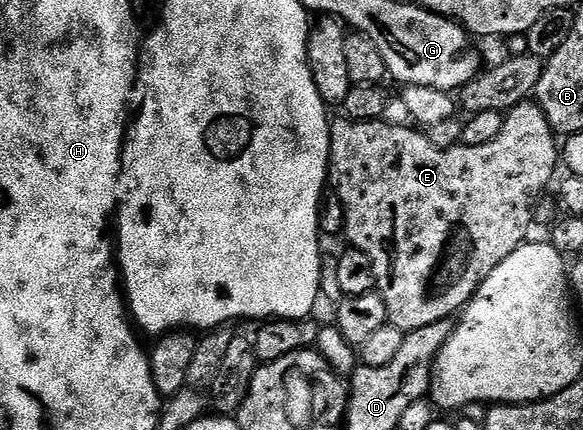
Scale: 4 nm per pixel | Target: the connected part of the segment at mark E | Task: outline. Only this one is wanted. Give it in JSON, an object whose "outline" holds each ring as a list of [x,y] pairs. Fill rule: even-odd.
{"outline":[[[526,101],[512,107],[505,115],[505,127],[499,133],[499,137],[495,137],[495,141],[487,141],[487,145],[470,147],[458,145],[451,149],[439,149],[431,145],[431,141],[416,126],[400,127],[397,123],[389,122],[376,119],[355,121],[344,117],[334,118],[329,128],[327,183],[332,194],[337,195],[343,205],[345,214],[343,235],[344,238],[349,238],[348,246],[361,253],[373,267],[375,291],[385,303],[388,326],[395,327],[402,333],[408,333],[415,329],[423,329],[425,325],[435,325],[444,319],[453,319],[481,288],[481,283],[487,281],[491,273],[495,273],[498,265],[507,261],[507,257],[511,257],[511,253],[515,253],[515,249],[519,249],[522,243],[530,238],[529,226],[534,226],[534,211],[542,202],[541,194],[544,193],[545,186],[552,181],[553,174],[557,171],[557,163],[559,167],[559,143],[536,101]]]}

